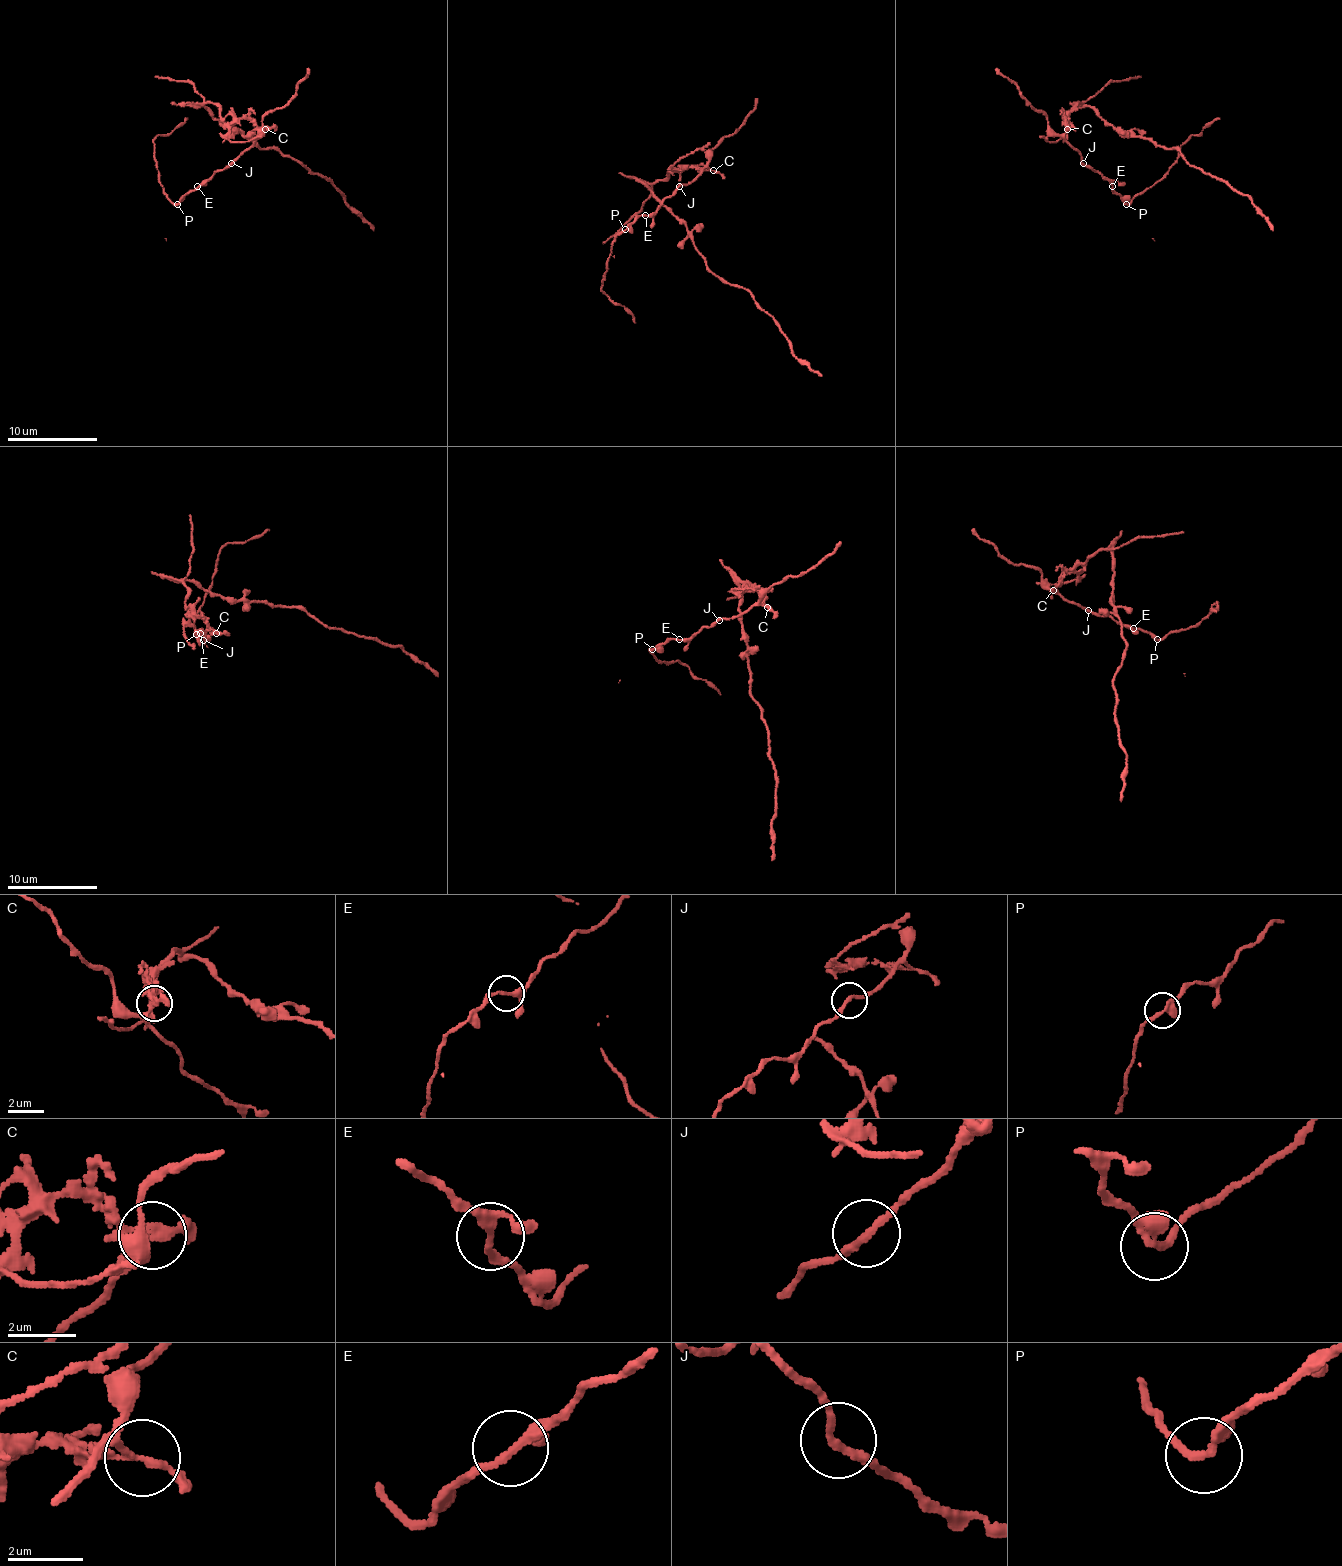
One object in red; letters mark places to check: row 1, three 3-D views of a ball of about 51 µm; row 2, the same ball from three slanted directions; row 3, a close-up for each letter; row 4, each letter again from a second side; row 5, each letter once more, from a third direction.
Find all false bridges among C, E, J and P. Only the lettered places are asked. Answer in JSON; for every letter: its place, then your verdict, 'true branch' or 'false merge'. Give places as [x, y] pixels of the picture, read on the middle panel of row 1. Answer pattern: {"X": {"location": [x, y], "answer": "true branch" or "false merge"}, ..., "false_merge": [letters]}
{"C": {"location": [713, 170], "answer": "false merge"}, "E": {"location": [645, 215], "answer": "true branch"}, "J": {"location": [679, 186], "answer": "true branch"}, "P": {"location": [625, 229], "answer": "false merge"}, "false_merge": ["C", "P"]}

